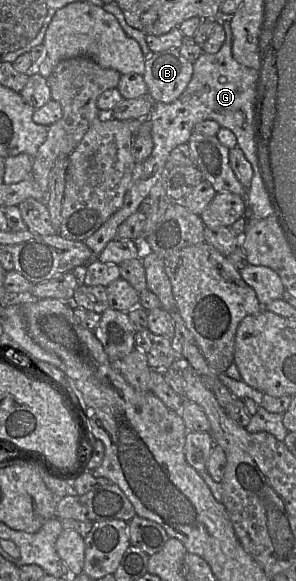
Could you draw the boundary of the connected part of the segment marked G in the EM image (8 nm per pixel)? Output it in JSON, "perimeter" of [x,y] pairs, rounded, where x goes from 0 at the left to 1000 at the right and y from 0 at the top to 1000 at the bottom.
{"perimeter":[[[747,31],[764,55],[753,77],[730,91],[679,91],[652,110],[649,134],[611,165],[578,177],[524,176],[500,200],[517,239],[517,258],[507,269],[459,281],[416,353],[284,413],[318,444],[328,444],[355,423],[392,408],[402,387],[470,361],[486,341],[541,308],[547,291],[537,293],[537,289],[557,263],[568,263],[581,250],[581,255],[595,255],[608,248],[632,246],[655,219],[682,208],[720,207],[743,219],[780,224],[797,236],[801,251],[848,282],[851,293],[875,293],[865,253],[875,120],[821,114],[791,102],[787,62],[774,34],[774,31]]]}

